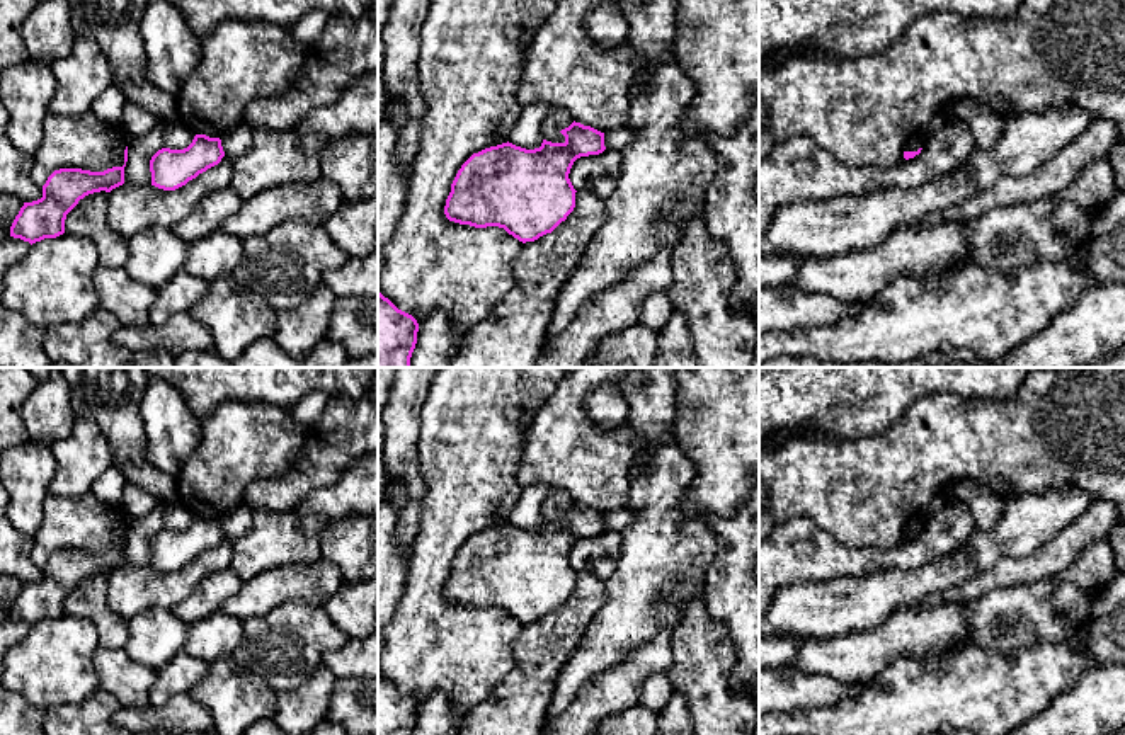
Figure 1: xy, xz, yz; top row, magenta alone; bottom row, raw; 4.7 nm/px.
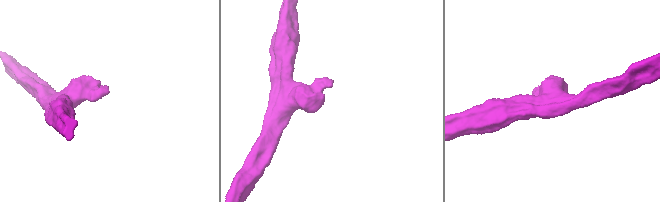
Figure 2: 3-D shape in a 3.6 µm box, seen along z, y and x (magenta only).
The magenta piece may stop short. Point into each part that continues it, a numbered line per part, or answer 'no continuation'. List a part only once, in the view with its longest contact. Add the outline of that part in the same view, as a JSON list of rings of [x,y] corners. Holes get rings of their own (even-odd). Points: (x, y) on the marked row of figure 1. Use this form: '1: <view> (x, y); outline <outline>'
no continuation

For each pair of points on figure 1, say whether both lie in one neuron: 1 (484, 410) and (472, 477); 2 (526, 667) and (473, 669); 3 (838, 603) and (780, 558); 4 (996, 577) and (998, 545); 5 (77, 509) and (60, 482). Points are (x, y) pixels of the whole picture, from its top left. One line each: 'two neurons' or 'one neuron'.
1: one neuron
2: two neurons
3: two neurons
4: two neurons
5: two neurons

